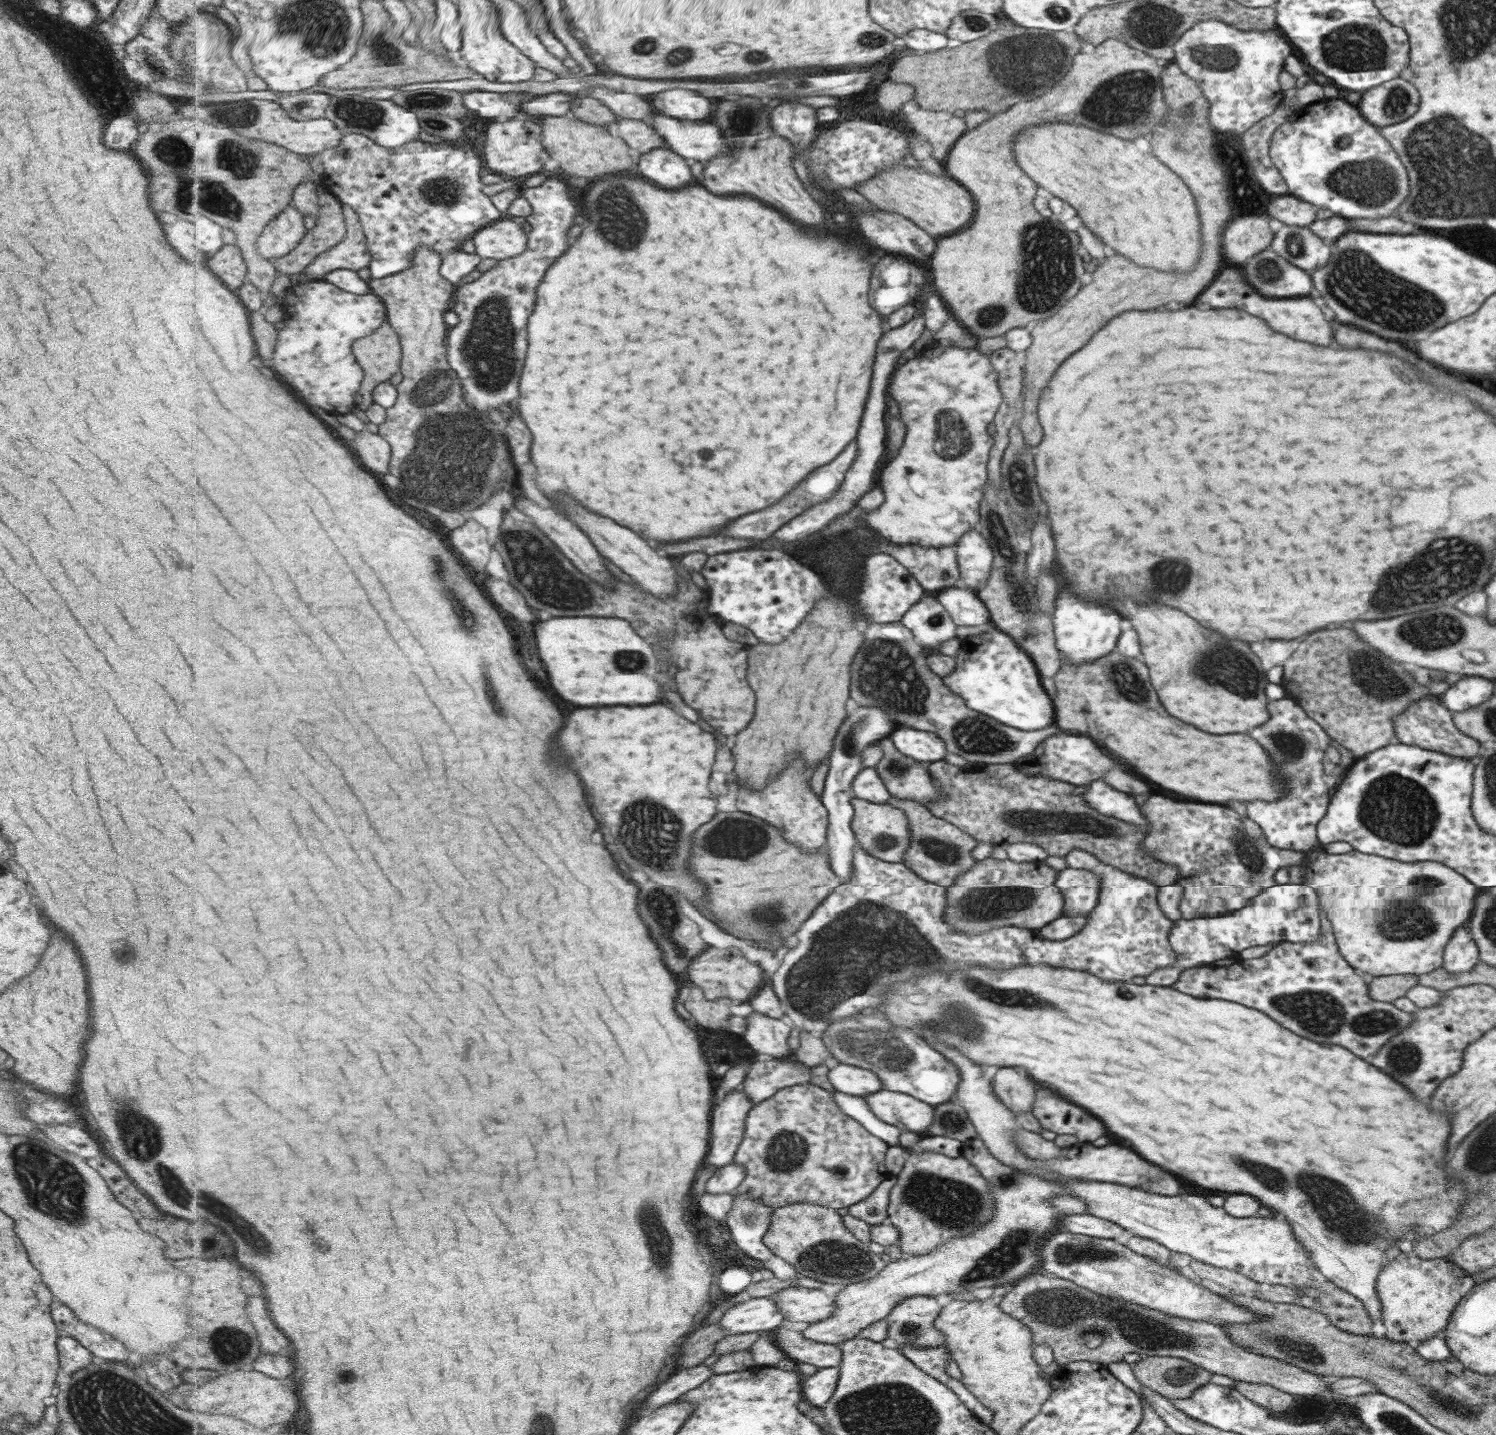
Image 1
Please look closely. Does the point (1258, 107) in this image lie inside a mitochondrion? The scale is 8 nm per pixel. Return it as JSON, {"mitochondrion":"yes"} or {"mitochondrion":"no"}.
{"mitochondrion":"no"}

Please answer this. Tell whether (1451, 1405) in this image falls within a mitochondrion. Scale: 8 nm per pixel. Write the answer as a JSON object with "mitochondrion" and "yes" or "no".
{"mitochondrion":"yes"}

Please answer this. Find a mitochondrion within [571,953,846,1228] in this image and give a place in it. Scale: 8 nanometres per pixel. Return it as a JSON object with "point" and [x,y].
{"point":[787,1150]}

